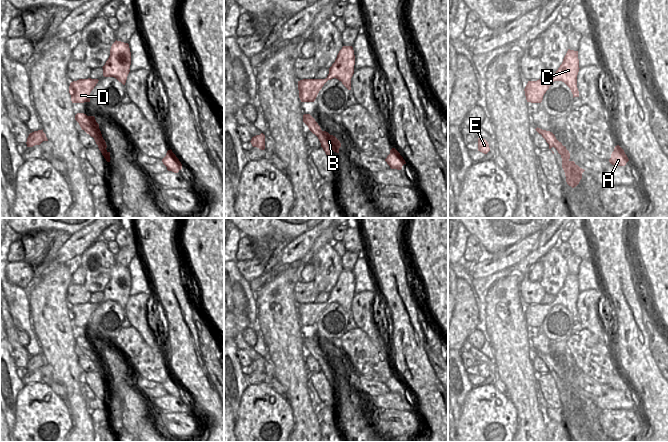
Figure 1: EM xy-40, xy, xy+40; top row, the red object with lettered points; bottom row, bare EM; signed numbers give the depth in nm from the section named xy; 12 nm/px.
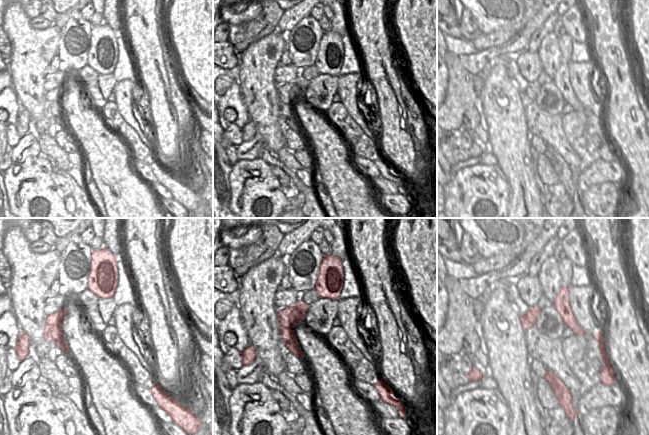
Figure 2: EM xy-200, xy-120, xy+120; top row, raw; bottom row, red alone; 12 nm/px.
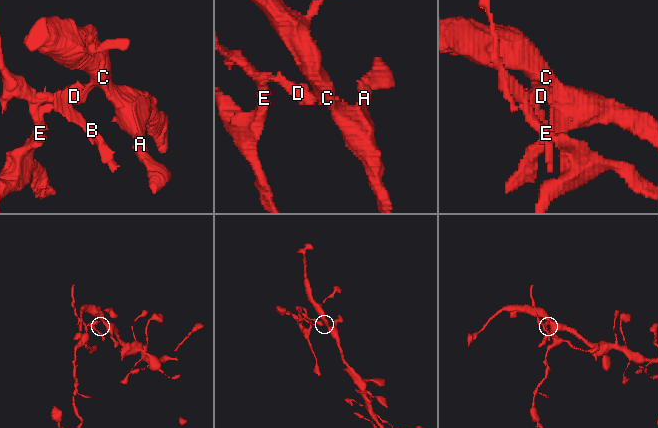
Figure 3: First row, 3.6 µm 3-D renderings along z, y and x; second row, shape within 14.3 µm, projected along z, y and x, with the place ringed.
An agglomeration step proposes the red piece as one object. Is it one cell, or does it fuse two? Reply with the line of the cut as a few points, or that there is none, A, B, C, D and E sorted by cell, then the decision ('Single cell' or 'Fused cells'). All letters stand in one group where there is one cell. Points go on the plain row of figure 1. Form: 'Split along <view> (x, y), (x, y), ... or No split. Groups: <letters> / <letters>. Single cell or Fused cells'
Split along xy+40 (552, 302), (554, 304). Groups: A C / B D E. Fused cells.

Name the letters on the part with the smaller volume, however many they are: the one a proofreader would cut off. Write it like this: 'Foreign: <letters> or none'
Foreign: B, D, E.

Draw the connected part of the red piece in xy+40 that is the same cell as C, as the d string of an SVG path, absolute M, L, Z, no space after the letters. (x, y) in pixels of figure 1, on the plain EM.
M568 273L562 288L555 296L554 305L564 306L571 314L574 321L579 321L577 312L577 299L579 296L578 275Z

